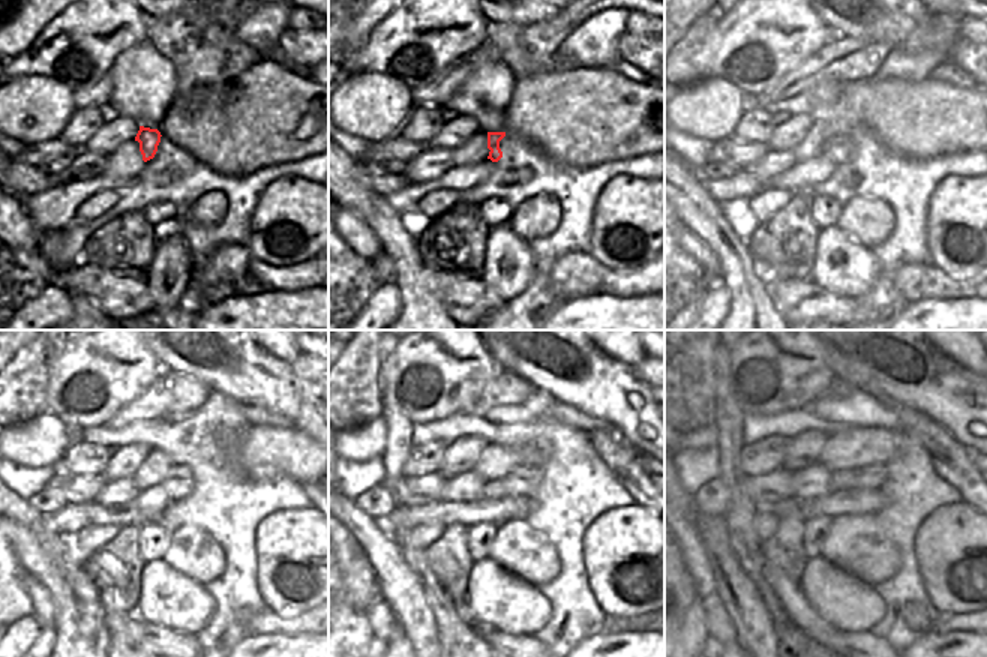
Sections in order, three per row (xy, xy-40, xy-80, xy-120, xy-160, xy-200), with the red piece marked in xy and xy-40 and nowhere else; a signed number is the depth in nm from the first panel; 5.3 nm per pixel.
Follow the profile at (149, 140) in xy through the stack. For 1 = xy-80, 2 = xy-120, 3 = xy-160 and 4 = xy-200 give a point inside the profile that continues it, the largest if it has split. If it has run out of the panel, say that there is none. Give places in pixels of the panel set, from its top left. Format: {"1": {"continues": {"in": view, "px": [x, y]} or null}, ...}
{"1": {"continues": {"in": "xy-80", "px": [840, 149]}}, "2": {"continues": {"in": "xy-120", "px": [179, 482]}}, "3": {"continues": {"in": "xy-160", "px": [522, 480]}}, "4": {"continues": {"in": "xy-200", "px": [873, 477]}}}

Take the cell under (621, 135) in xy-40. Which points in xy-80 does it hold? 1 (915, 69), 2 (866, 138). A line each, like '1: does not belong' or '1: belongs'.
1: does not belong
2: does not belong

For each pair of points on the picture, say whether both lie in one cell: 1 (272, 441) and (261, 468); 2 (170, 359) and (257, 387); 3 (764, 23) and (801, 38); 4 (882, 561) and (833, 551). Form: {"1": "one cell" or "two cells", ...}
{"1": "one cell", "2": "one cell", "3": "one cell", "4": "one cell"}

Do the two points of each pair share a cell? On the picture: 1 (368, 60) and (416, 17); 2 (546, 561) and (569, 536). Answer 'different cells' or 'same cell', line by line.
1: same cell
2: different cells

